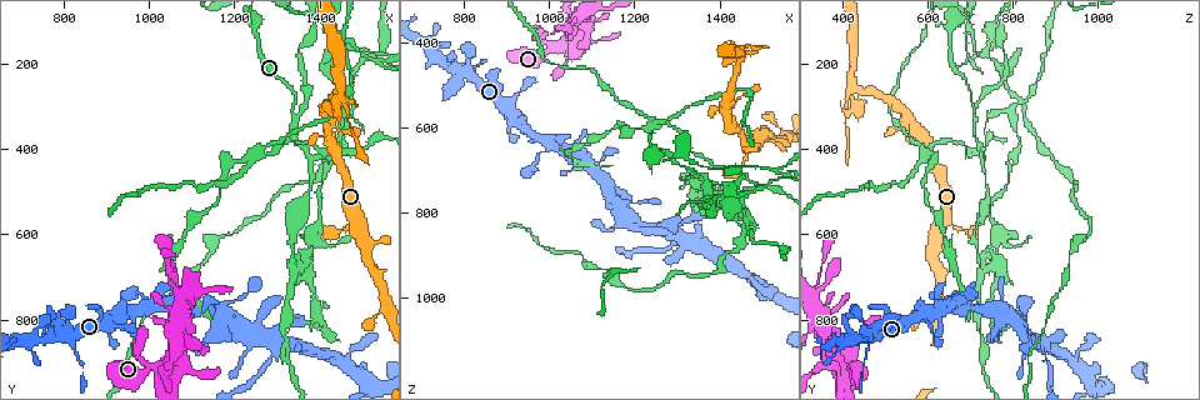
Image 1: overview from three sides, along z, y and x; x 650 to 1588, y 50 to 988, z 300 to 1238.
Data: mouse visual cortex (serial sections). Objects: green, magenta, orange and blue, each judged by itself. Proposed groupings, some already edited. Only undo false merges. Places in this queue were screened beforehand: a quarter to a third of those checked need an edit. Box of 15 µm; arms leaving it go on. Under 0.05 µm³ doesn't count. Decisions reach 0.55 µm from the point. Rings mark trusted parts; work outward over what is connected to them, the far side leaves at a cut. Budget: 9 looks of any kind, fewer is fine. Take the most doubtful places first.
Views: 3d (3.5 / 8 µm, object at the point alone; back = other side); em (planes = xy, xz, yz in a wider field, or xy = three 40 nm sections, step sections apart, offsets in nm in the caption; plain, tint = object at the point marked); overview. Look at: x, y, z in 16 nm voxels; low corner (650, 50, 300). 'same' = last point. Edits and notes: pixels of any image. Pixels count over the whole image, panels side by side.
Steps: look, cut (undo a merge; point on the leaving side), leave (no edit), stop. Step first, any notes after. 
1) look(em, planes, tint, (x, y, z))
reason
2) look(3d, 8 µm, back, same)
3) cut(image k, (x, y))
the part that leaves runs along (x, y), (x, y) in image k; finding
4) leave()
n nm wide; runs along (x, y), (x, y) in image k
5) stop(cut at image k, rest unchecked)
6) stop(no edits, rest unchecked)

look(3d, 3.5 µm, back, (1345, 325, 710))
three arms meet

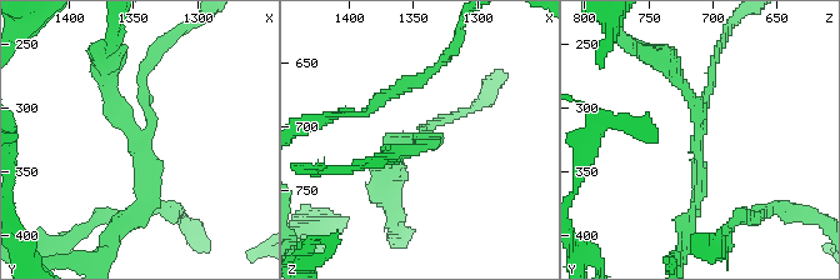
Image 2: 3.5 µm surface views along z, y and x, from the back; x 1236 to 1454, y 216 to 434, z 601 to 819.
look(em, xy, step 1, tint, (1342, 324, 714))
3 arms; arms of 150, 150, 200 nm

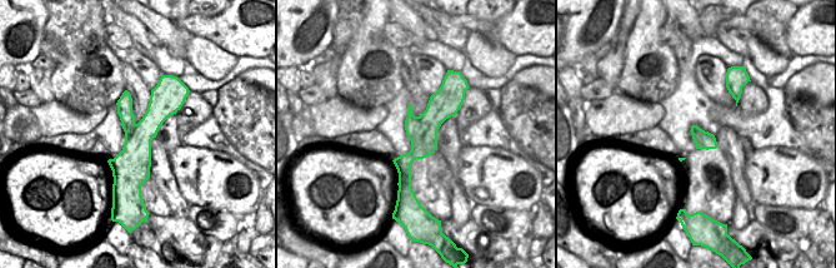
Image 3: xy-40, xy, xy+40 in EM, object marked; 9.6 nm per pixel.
cut(image 2, (108, 233))
the part that leaves runs along (148, 135), (144, 200), (109, 239) in image 2; two cells meet here

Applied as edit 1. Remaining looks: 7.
look(overview)
see it whole again

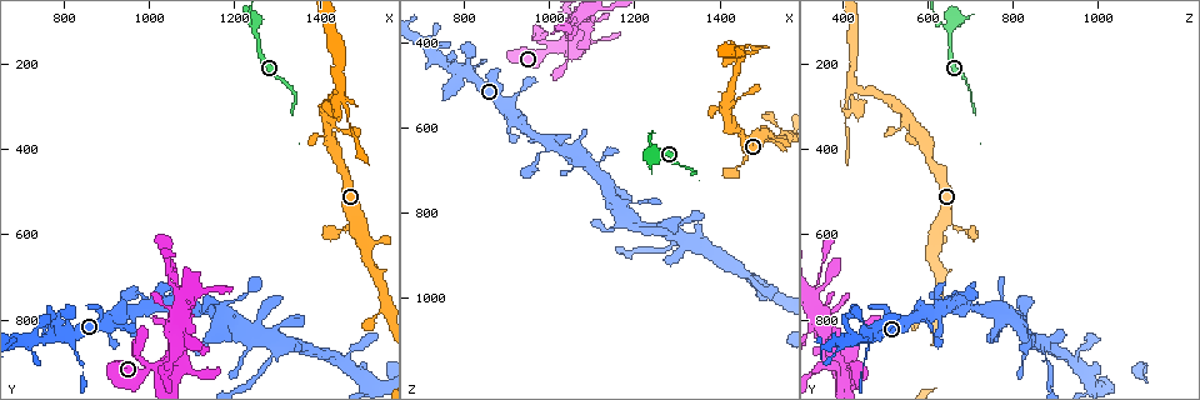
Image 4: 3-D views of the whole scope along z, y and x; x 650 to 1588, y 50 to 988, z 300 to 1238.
look(3d, 3.5 µm, (1455, 260, 430))
sharp bend

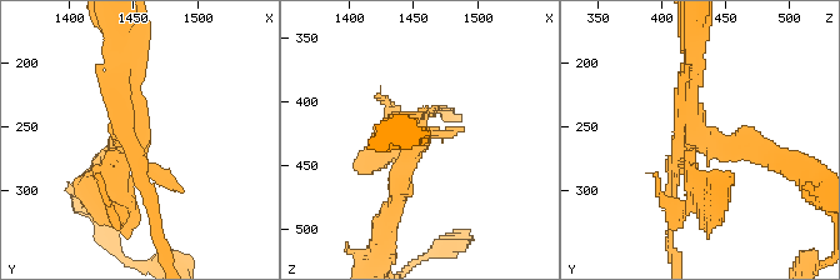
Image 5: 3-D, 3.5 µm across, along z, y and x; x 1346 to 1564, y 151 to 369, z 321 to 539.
look(em, xy, step 5, tint, (1450, 256, 432))

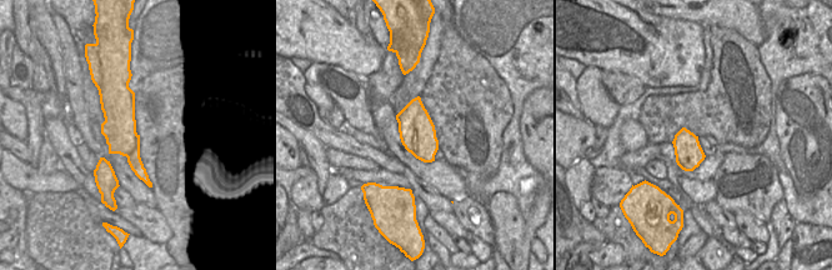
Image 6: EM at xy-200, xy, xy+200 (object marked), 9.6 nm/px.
look(em, planes, tint, same)
cut it another way

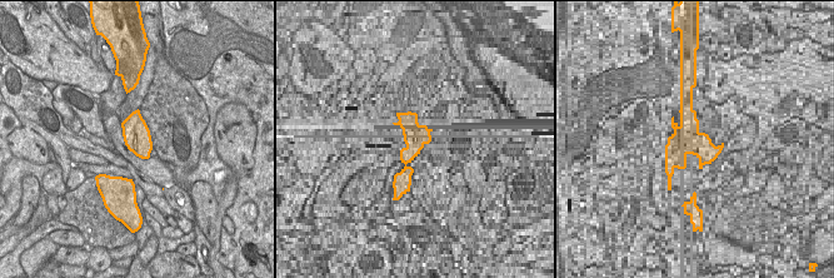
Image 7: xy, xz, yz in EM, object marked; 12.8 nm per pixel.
cut(image 5, (699, 176))
two cells meet here

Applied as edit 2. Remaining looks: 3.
look(overview)
see it whole again

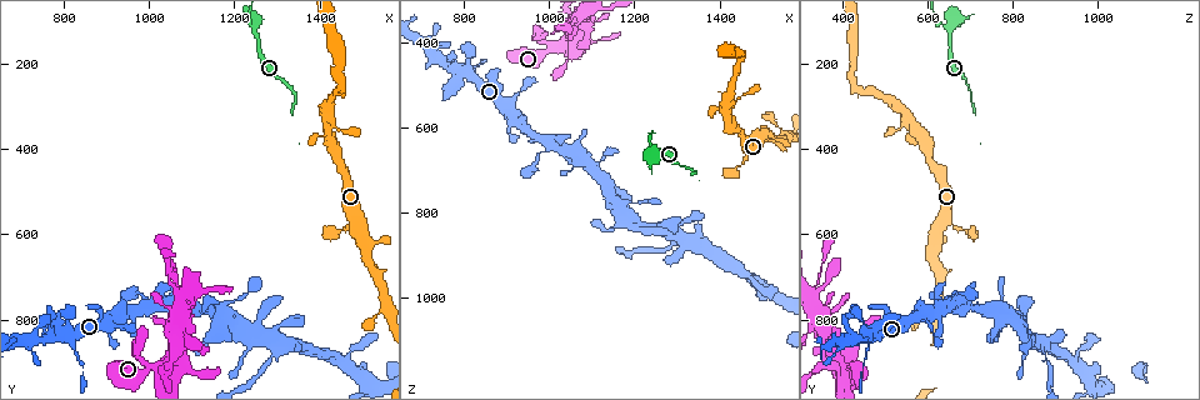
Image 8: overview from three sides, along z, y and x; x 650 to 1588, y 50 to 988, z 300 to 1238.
look(3d, 3.5 µm, (1310, 850, 860))
abrupt turn

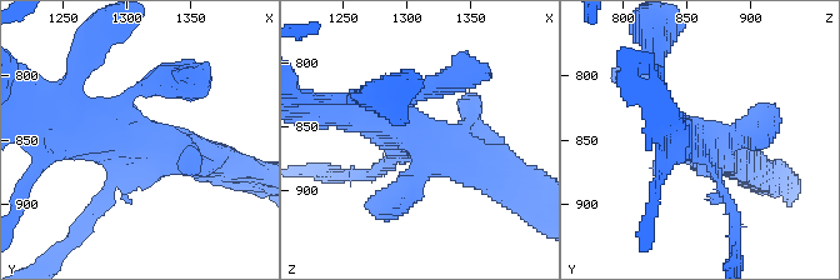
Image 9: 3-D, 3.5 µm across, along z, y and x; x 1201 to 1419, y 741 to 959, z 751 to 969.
look(em, planes, tint, (1306, 848, 858))
need the tissue

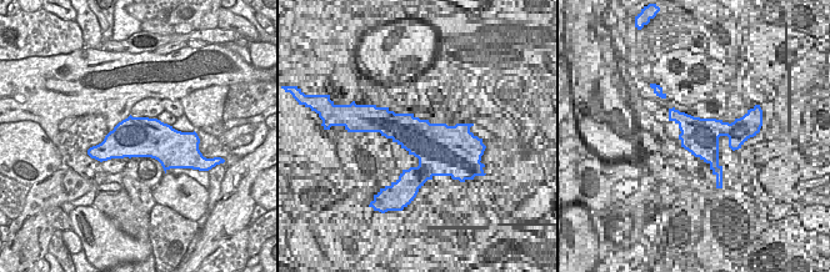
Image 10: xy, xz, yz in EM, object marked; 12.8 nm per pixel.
leave()
500 nm wide; runs along (336, 113), (390, 121), (483, 173) in image 9; all the same cell

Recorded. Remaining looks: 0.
stop(cut at image 2, cut at image 5, rest unchecked)

